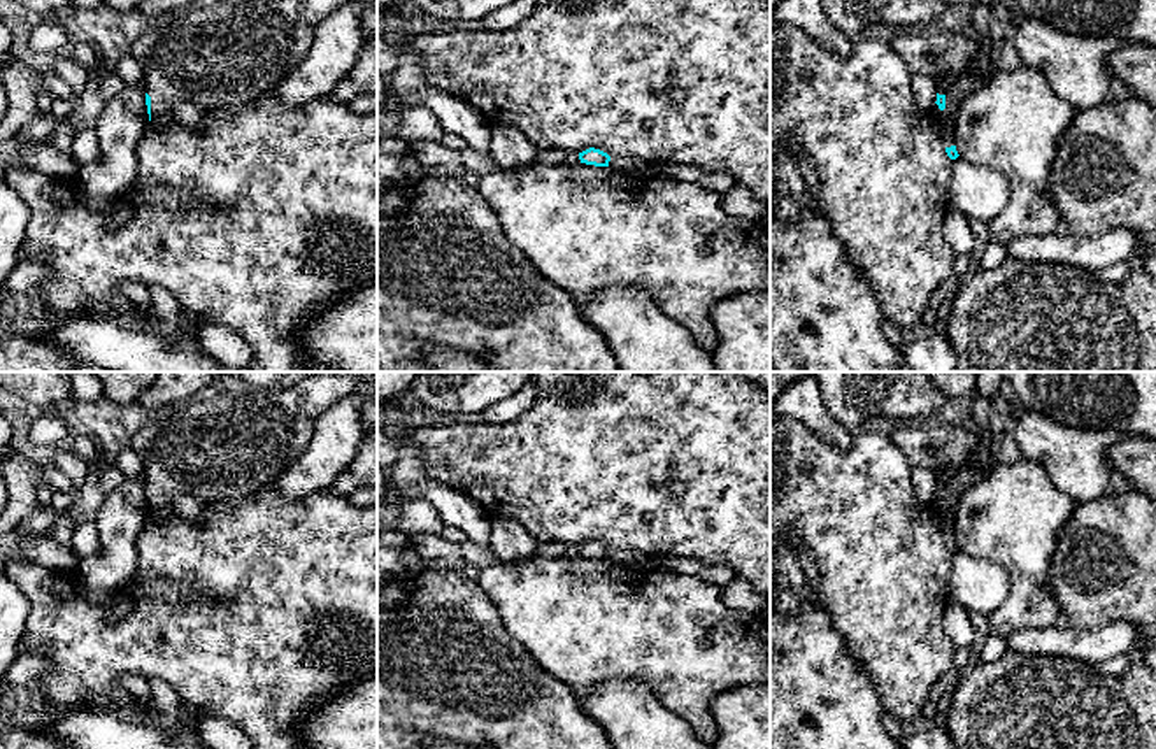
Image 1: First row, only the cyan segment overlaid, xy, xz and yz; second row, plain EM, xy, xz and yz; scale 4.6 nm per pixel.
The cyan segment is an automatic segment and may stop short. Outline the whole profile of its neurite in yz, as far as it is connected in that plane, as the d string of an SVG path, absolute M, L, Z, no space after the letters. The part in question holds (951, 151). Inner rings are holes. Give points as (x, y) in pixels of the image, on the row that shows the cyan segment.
M912 26L902 28L889 44L910 74L923 74L937 82L935 103L945 123L942 140L947 156L956 160L960 154L954 146L954 116L965 96L984 86L993 74L979 37L953 28Z

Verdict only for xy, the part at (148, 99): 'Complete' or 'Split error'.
Split error

